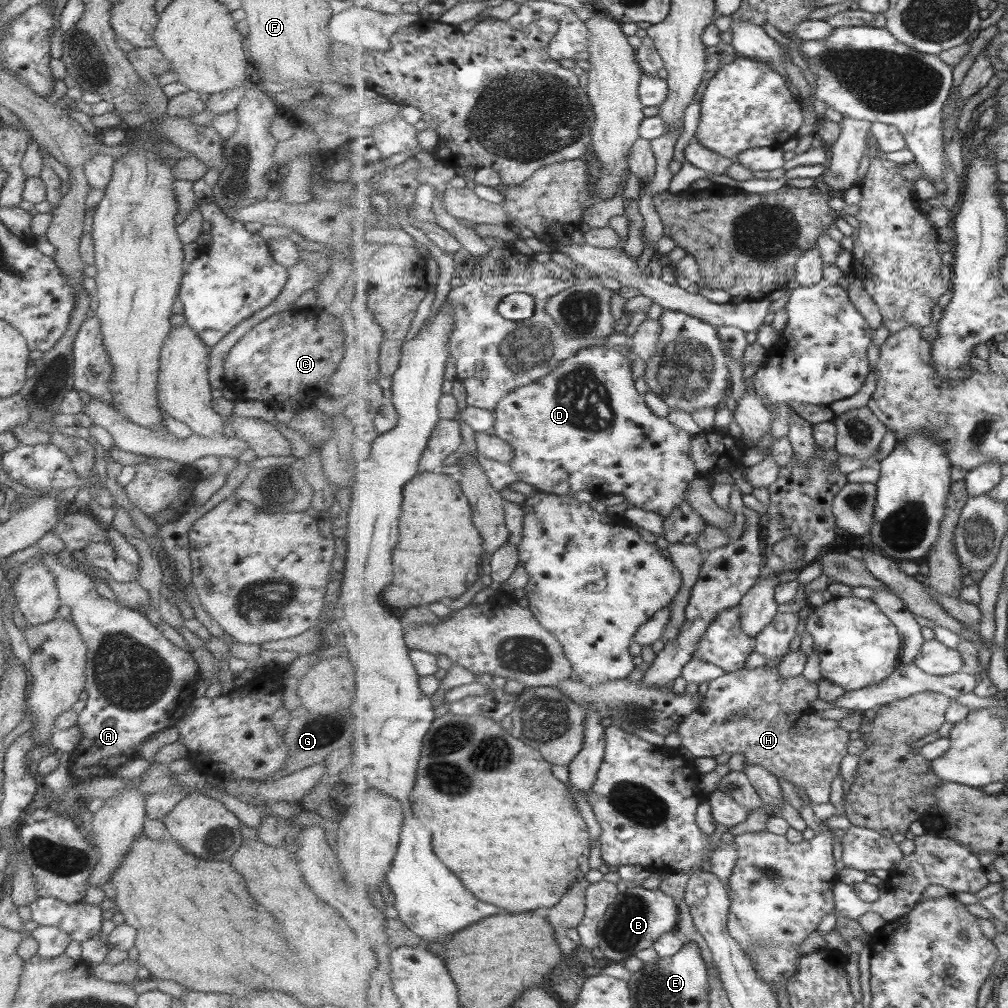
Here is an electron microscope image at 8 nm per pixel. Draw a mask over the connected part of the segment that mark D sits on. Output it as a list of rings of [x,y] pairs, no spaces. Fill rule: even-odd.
[[[600,345],[581,349],[575,356],[564,360],[559,368],[550,372],[547,376],[540,378],[538,381],[533,381],[533,384],[520,386],[517,390],[508,394],[499,403],[494,412],[496,414],[495,434],[499,438],[506,440],[514,448],[515,456],[510,465],[518,473],[519,480],[532,485],[542,493],[571,495],[572,493],[586,490],[593,494],[595,498],[610,494],[621,494],[626,500],[631,501],[635,507],[649,512],[656,512],[666,518],[672,513],[674,506],[679,506],[679,503],[687,500],[689,486],[700,475],[698,466],[690,454],[694,434],[689,434],[687,430],[671,424],[667,418],[660,417],[651,410],[651,407],[647,404],[646,395],[639,394],[637,388],[635,388],[630,358],[623,355],[615,347]]]

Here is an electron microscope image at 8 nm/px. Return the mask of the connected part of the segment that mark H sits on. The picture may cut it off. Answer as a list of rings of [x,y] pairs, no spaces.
[[[779,666],[746,667],[734,673],[727,672],[709,683],[703,704],[678,730],[681,752],[691,752],[695,758],[743,753],[746,764],[757,764],[777,778],[791,782],[797,790],[804,790],[813,804],[827,804],[831,796],[831,784],[841,772],[843,758],[849,754],[849,732],[841,728],[837,720],[821,718],[811,708],[811,702],[819,696],[818,682],[809,682],[803,675],[785,680],[779,676],[779,672]]]

